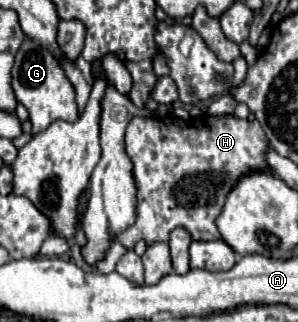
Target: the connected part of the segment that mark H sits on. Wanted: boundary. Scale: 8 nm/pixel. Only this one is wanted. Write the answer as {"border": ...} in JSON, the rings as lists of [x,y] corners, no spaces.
{"border":[[[168,116],[166,118],[132,118],[126,130],[126,154],[134,164],[134,180],[136,180],[136,222],[128,226],[124,232],[116,234],[112,240],[124,244],[126,248],[134,248],[138,240],[166,242],[170,230],[182,226],[190,232],[192,240],[216,240],[220,232],[214,224],[216,216],[224,206],[224,198],[236,180],[250,170],[266,170],[268,164],[264,160],[264,150],[268,148],[264,130],[260,124],[240,120],[236,116],[208,116],[208,120],[196,120],[196,124],[176,124]]]}

